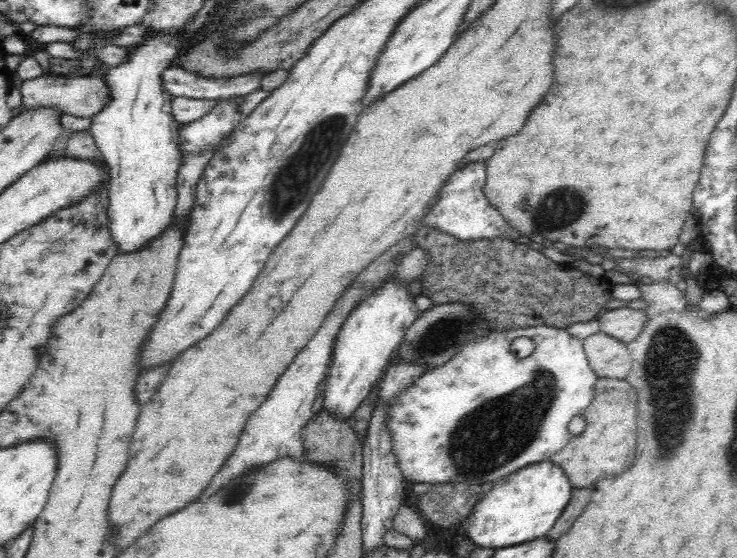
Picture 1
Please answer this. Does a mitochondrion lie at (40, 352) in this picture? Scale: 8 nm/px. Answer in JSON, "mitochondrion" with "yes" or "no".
{"mitochondrion":"no"}

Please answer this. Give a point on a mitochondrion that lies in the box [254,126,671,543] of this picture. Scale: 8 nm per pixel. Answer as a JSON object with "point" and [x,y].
{"point":[493,435]}

